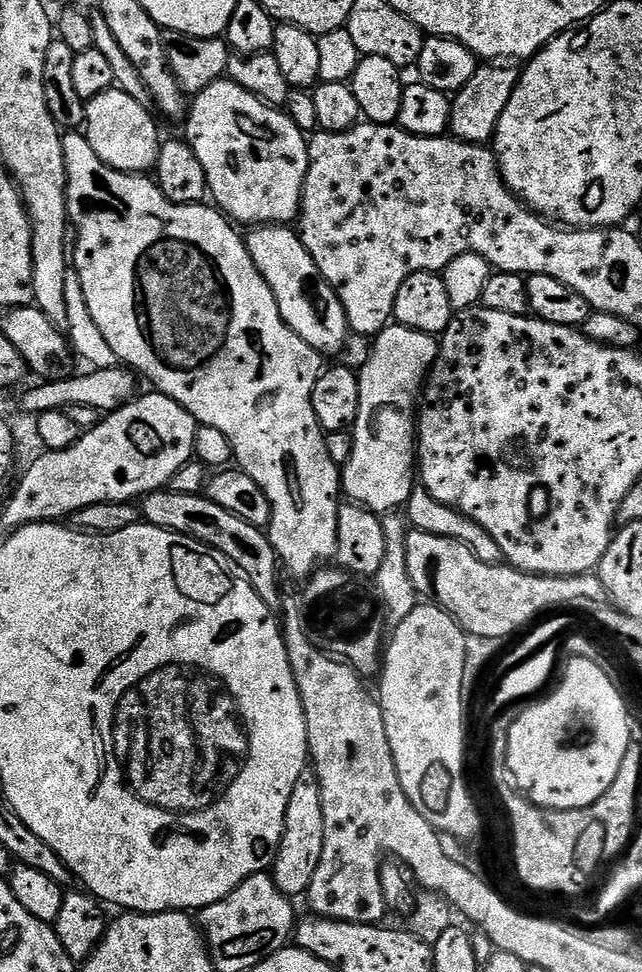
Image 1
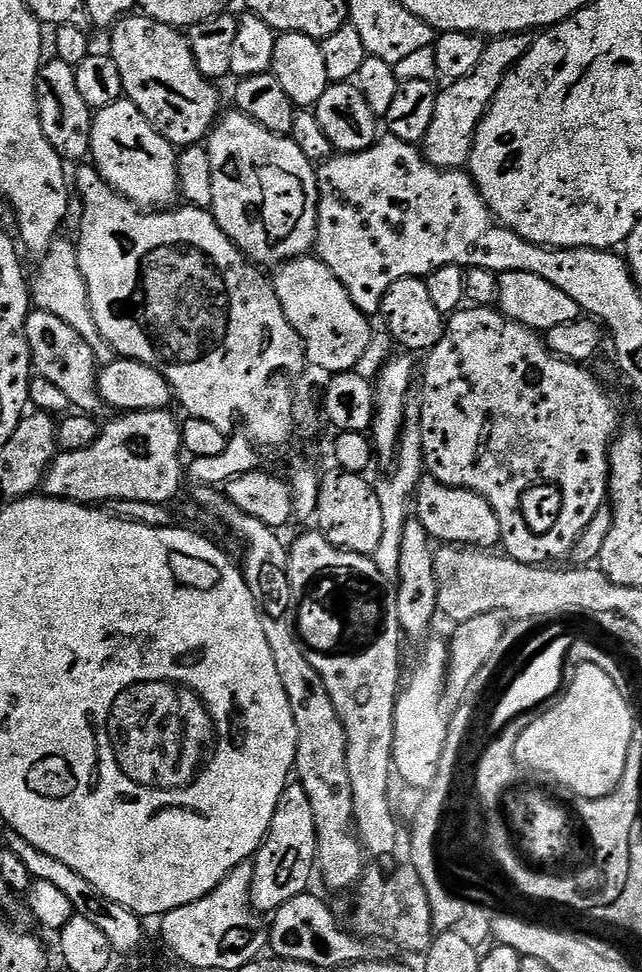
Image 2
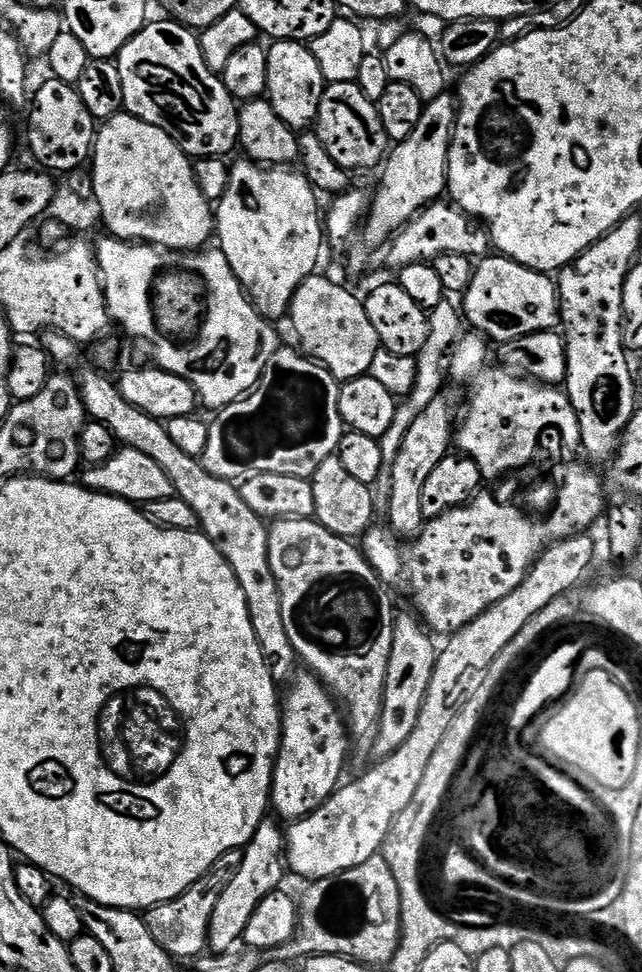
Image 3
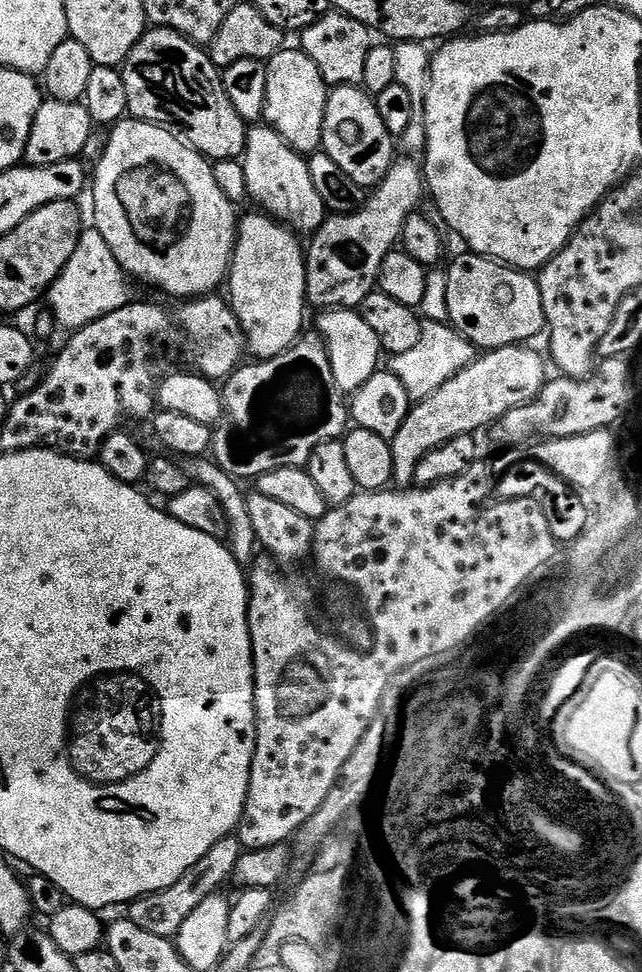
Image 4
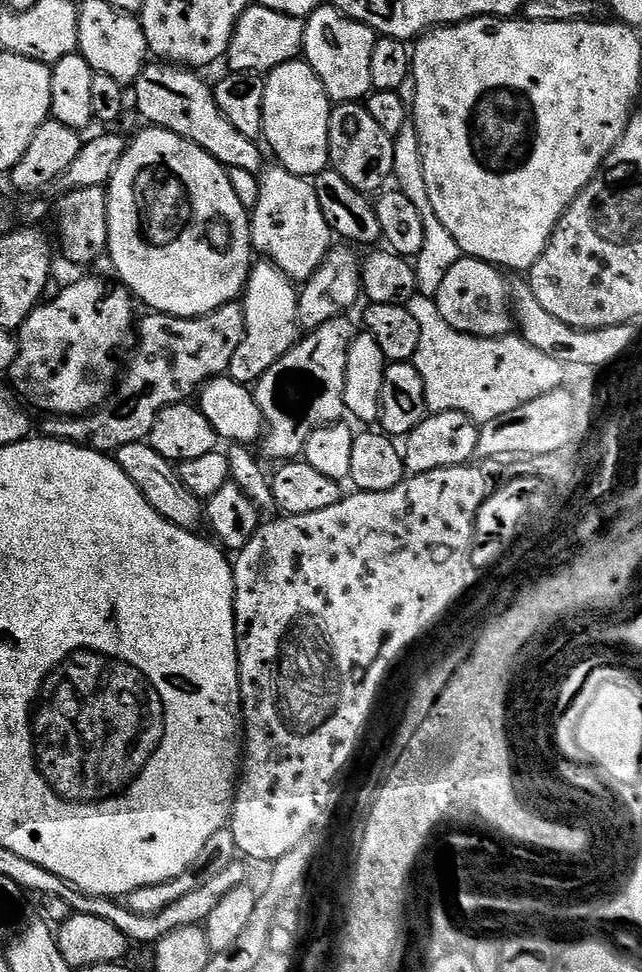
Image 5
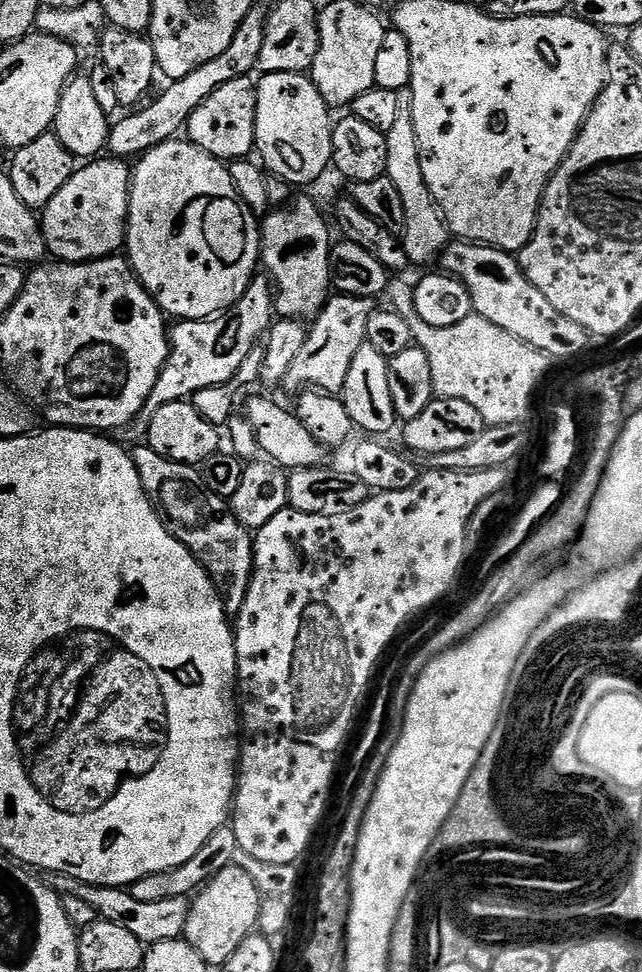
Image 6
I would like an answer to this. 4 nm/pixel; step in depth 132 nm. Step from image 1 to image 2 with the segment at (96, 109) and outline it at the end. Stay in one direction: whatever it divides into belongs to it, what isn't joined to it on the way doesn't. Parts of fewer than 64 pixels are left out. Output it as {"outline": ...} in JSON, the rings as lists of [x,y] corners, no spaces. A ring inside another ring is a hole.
{"outline":[[[119,100],[95,113],[90,153],[94,167],[115,192],[121,192],[141,209],[168,210],[177,203],[180,190],[177,155],[173,144],[148,123],[131,100]]]}

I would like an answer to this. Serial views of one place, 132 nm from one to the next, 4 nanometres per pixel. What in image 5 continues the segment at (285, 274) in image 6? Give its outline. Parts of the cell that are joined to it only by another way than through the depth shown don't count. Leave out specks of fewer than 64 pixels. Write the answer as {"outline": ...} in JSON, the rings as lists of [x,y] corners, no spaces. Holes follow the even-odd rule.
{"outline":[[[272,166],[260,176],[258,206],[251,209],[250,219],[253,249],[264,248],[265,254],[268,255],[265,257],[282,269],[293,282],[307,282],[334,247],[334,233],[326,222],[326,214],[322,214],[322,206],[318,206],[315,183],[311,179],[290,174],[290,170],[285,168]]]}

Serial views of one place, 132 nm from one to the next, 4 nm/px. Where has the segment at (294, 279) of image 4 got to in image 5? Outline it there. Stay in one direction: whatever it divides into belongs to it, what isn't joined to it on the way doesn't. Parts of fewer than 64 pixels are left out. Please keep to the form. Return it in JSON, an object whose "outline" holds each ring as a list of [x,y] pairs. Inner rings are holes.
{"outline":[[[271,262],[257,263],[248,273],[248,283],[242,293],[246,318],[246,334],[242,346],[230,358],[227,375],[240,384],[255,385],[298,342],[298,288],[280,268]]]}

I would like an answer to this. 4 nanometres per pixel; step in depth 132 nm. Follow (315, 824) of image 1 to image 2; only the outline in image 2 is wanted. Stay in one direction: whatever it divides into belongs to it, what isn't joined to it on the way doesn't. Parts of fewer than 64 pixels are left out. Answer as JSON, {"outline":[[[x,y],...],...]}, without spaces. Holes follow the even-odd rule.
{"outline":[[[299,782],[289,783],[270,822],[268,836],[254,857],[254,882],[252,883],[252,907],[261,914],[279,910],[290,898],[298,898],[311,885],[316,870],[317,827],[314,812],[305,788]]]}

